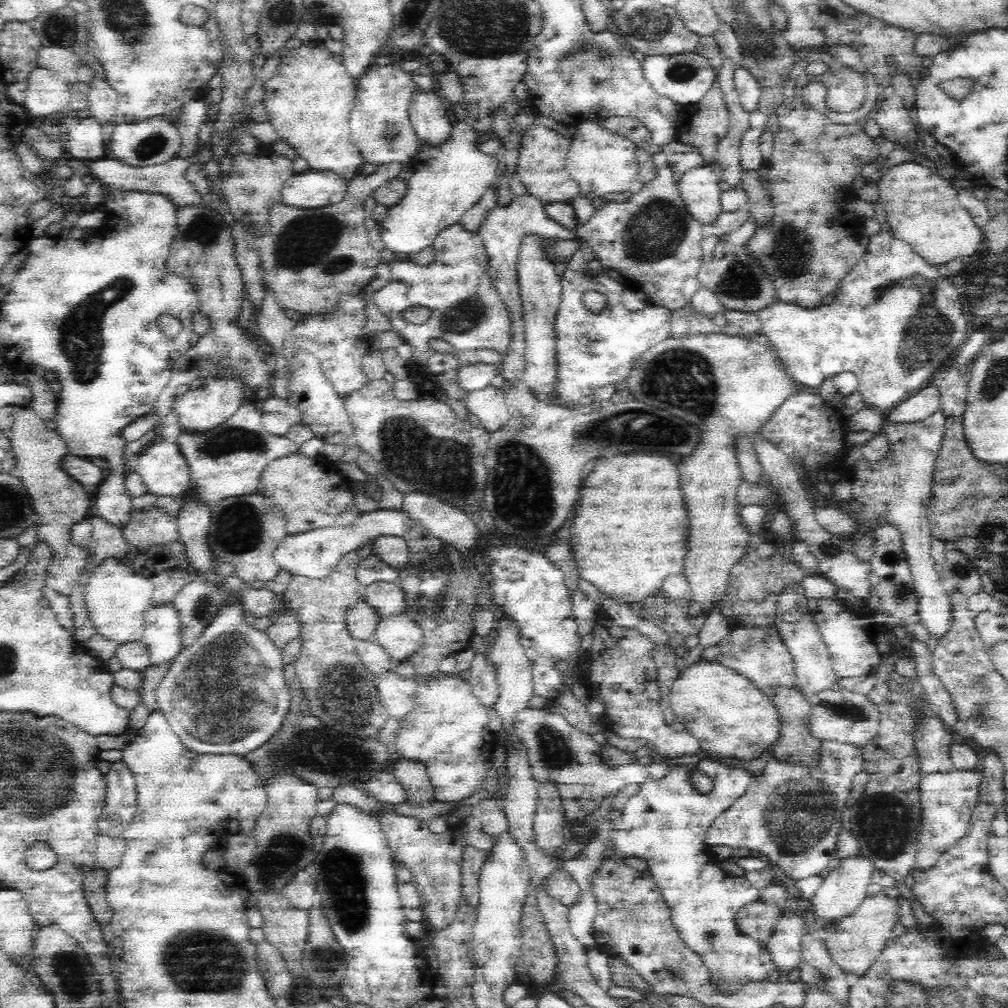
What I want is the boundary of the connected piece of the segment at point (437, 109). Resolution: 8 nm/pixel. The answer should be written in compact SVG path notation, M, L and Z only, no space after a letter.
M419 90L409 106L409 119L422 145L439 148L452 136L453 122L448 118L448 103L440 95Z

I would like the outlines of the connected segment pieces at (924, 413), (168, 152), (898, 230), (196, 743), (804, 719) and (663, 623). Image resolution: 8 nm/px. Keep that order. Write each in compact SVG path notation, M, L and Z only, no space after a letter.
M932 380L925 387L915 391L910 398L899 402L886 415L886 421L918 422L940 409L941 394L938 385Z
M156 117L130 124L117 123L110 138L110 152L120 163L135 168L143 168L163 164L176 158L180 144L181 136L178 128L170 124L165 118Z
M914 161L892 166L878 181L878 194L879 202L886 212L886 223L890 227L890 232L896 238L908 242L914 248L914 252L920 254L930 266L936 267L964 256L972 256L983 242L983 230L978 227L973 215L956 202L957 192L953 184L942 178L935 168L928 168Z
M230 594L222 598L221 605L218 606L218 610L216 610L214 616L210 619L210 624L204 627L202 636L189 647L184 646L176 656L174 656L170 664L170 670L168 670L161 680L161 684L156 692L158 710L167 718L169 727L180 739L182 746L186 750L194 752L194 754L237 755L244 757L249 752L260 748L260 746L268 742L278 730L281 730L292 707L293 694L286 682L282 649L274 645L274 642L269 638L266 632L256 630L256 628L250 626L250 624L246 622L245 614L246 612L244 606L242 606L241 597L238 596L238 594Z
M770 686L768 696L779 712L780 730L779 737L771 746L772 756L786 759L802 766L814 766L819 760L821 741L810 732L809 716L811 705L800 689L794 686Z
M658 594L658 596L632 603L630 608L644 620L661 628L669 637L669 646L676 649L684 646L686 638L697 635L706 622L705 617L688 621L686 618L687 603L682 599L666 600Z

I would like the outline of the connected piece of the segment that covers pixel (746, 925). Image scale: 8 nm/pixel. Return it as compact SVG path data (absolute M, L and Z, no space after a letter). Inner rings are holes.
M760 900L748 904L736 915L738 932L765 946L771 934L774 934L774 928L780 920L781 913L782 908Z

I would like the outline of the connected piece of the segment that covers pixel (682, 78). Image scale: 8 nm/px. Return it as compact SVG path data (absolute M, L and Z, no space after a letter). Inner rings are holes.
M696 52L646 56L642 61L642 70L646 80L656 93L664 95L676 102L676 104L683 106L693 104L693 102L700 102L712 88L717 78L714 65L710 63L709 58L703 57Z

